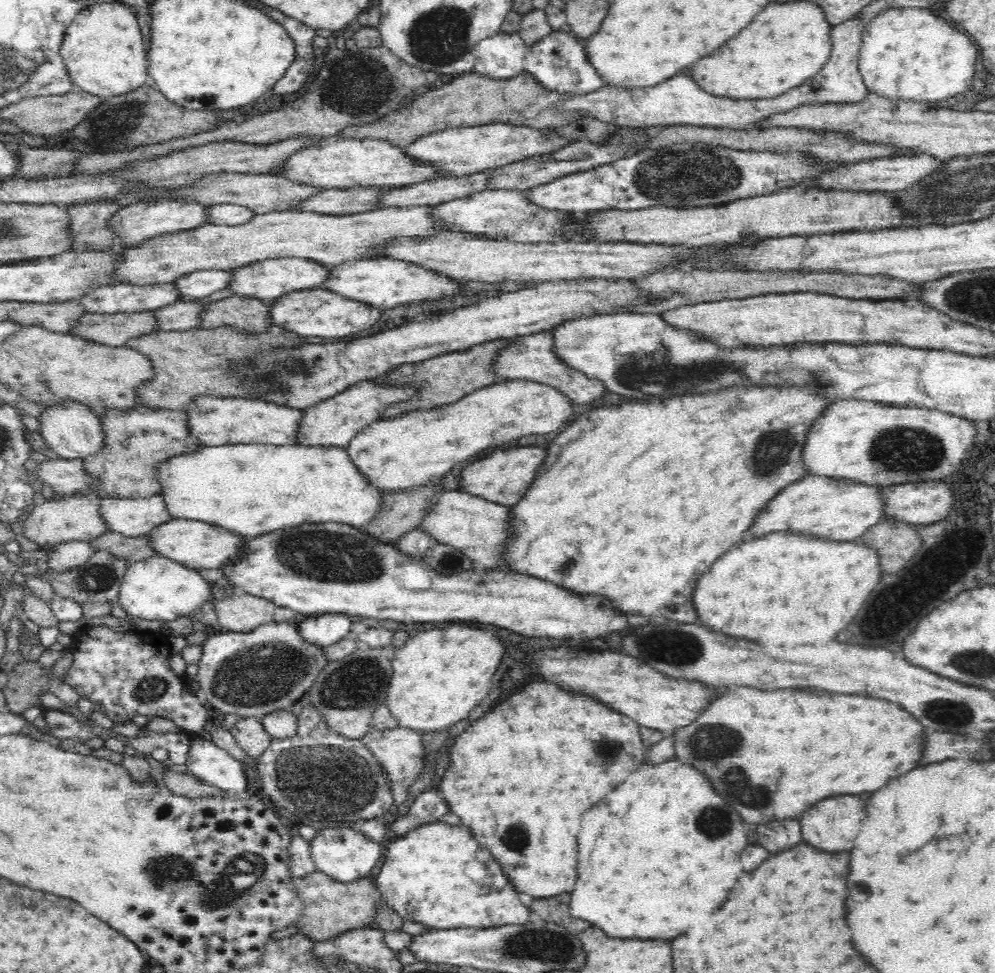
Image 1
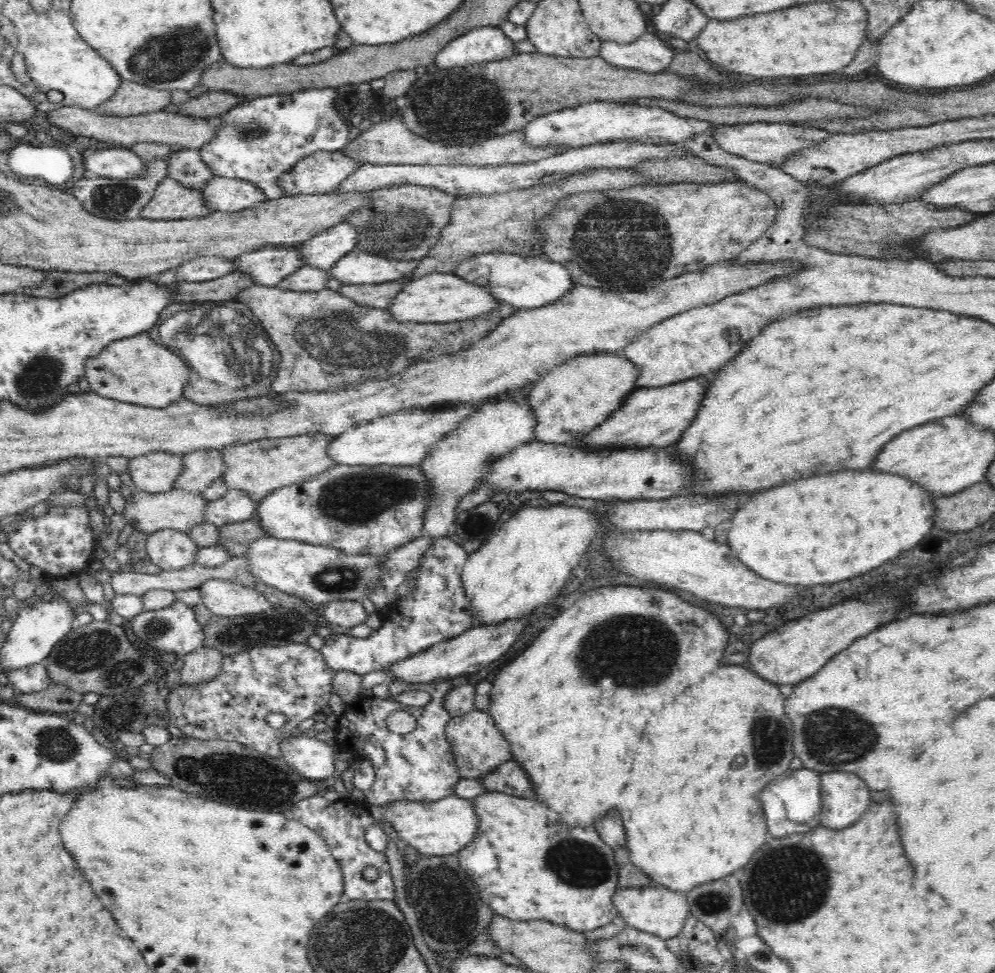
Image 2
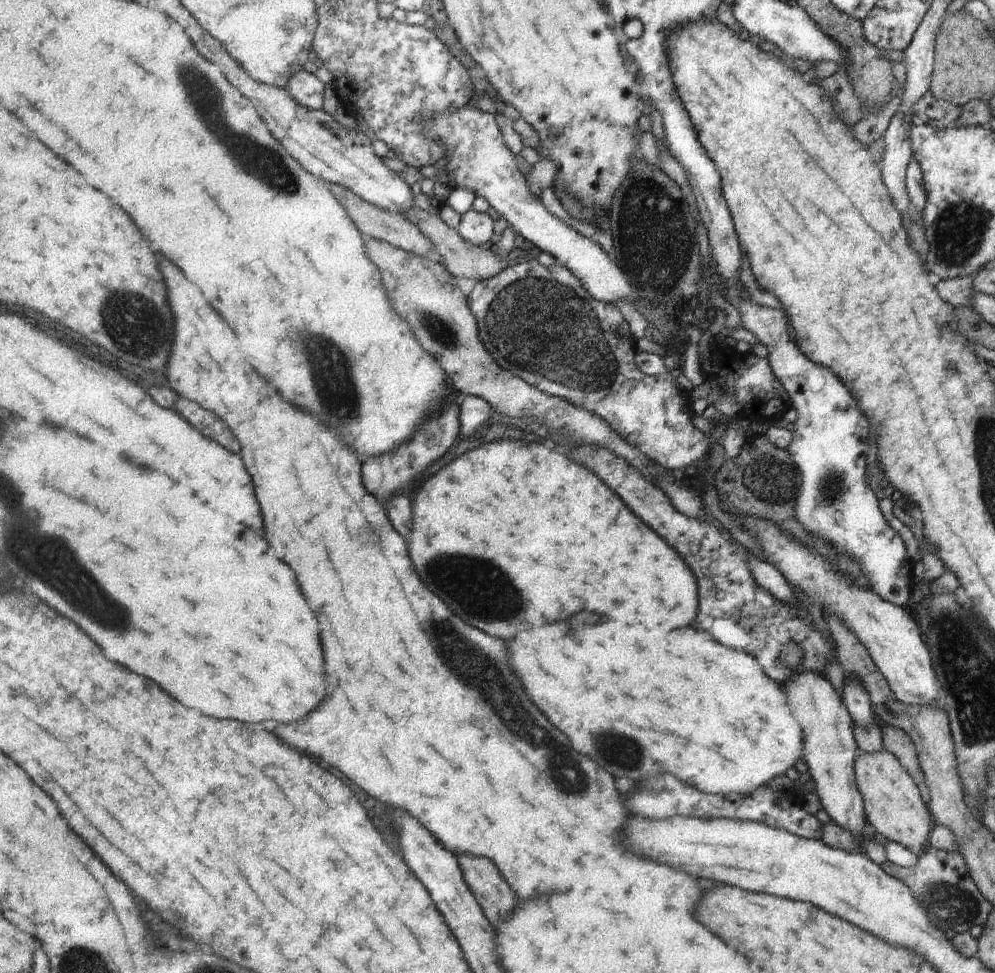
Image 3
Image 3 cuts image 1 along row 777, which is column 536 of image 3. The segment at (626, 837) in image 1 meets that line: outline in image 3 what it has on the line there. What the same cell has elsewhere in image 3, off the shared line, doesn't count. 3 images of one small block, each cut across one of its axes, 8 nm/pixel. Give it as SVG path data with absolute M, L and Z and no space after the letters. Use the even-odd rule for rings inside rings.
M567 620L561 624L553 624L549 628L537 628L533 632L525 632L525 636L519 636L517 640L511 640L509 644L513 644L513 668L517 668L521 680L525 680L525 688L529 690L529 696L533 696L535 704L539 704L539 708L549 716L549 720L553 724L557 724L557 728L561 728L561 732L565 732L573 740L573 744L577 744L579 752L593 756L597 760L597 764L601 764L601 752L603 752L603 764L605 764L605 768L609 768L609 772L613 772L613 776L627 778L633 784L637 784L637 782L645 782L647 776L649 778L661 776L663 768L665 768L665 772L671 774L673 780L675 778L681 780L681 786L687 784L689 788L695 788L699 794L705 794L705 796L733 796L733 794L751 796L759 788L767 788L767 786L777 788L781 774L795 770L797 764L803 762L803 752L805 752L803 728L793 718L793 714L787 706L787 696L785 696L783 686L777 684L775 680L771 680L757 666L757 660L753 656L749 656L745 652L729 650L729 648L721 646L719 642L715 642L713 638L709 640L709 636L705 632L697 632L691 628L653 634L647 628L643 628L641 624L627 626L623 622L613 622L613 620L605 622L605 624L579 626L577 630L569 630L569 624L571 622ZM567 638L573 640L573 654L571 654L573 664L567 664L567 666L573 666L573 672L563 672L563 640L567 640Z

